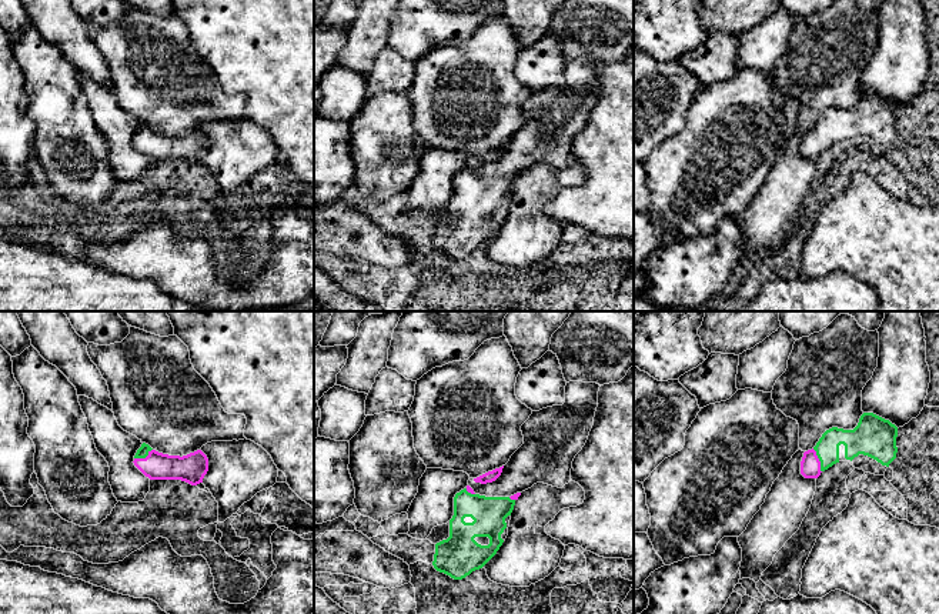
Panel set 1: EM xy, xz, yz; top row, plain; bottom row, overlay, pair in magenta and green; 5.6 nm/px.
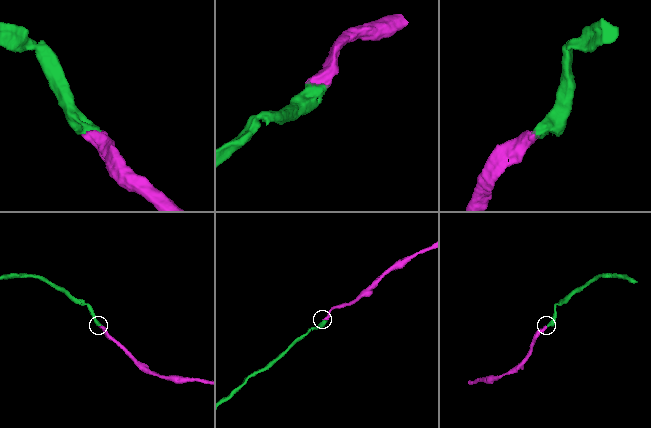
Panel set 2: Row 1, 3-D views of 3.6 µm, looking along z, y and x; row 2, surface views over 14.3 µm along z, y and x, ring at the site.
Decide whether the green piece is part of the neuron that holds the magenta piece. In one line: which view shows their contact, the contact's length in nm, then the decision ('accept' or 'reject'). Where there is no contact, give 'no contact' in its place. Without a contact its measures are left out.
yz | 140 nm | accept

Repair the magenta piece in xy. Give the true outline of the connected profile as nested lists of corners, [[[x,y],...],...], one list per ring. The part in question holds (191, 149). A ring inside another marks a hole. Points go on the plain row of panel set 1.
[[[143,123],[134,136],[134,146],[150,160],[181,160],[191,166],[203,163],[208,139],[197,130],[187,136],[168,136]]]

